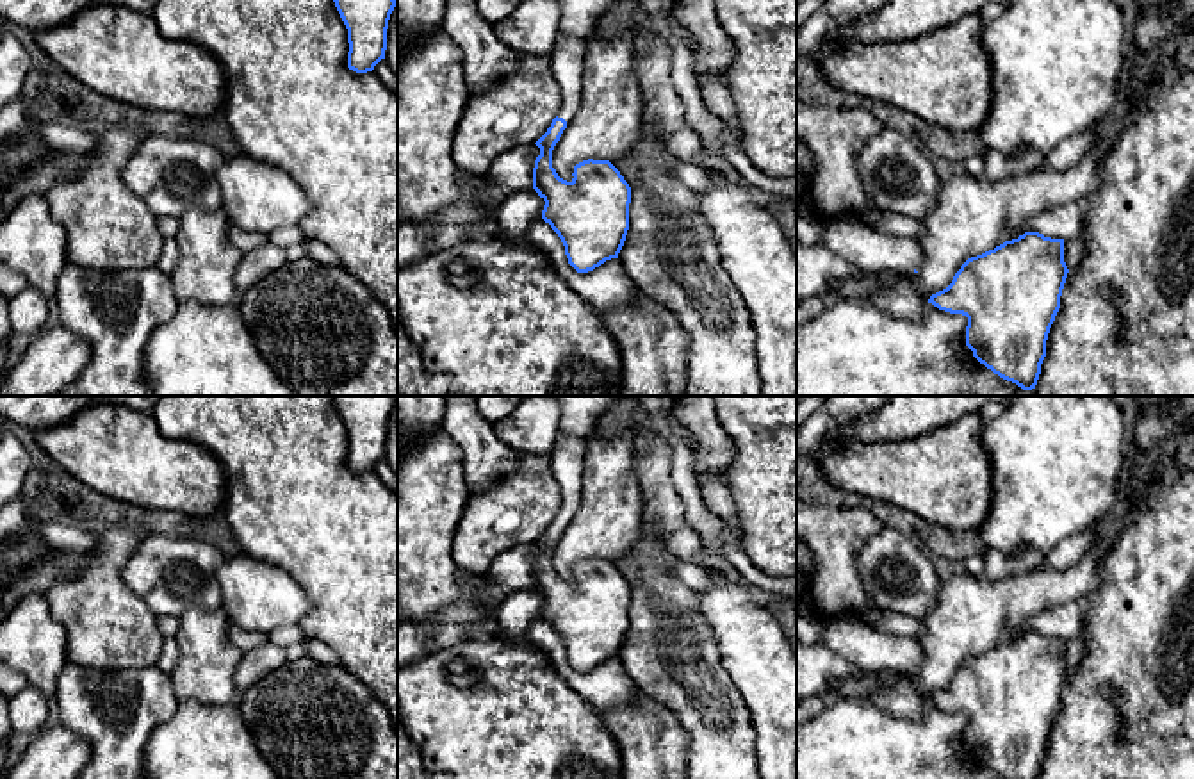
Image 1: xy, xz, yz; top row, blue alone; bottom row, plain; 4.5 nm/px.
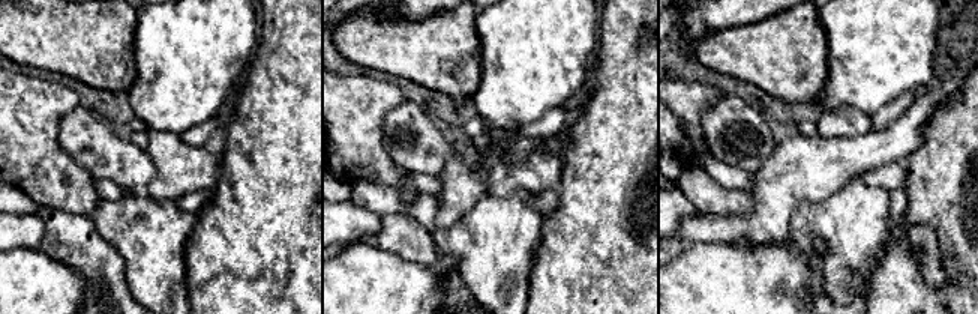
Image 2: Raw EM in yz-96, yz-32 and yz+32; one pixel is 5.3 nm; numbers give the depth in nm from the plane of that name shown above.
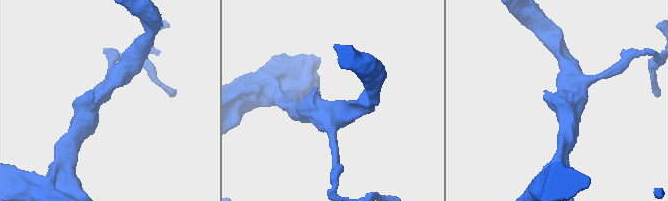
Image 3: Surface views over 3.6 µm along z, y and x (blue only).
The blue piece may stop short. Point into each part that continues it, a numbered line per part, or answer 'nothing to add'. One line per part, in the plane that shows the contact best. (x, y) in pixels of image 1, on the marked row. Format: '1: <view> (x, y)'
1: xz (567, 59)

